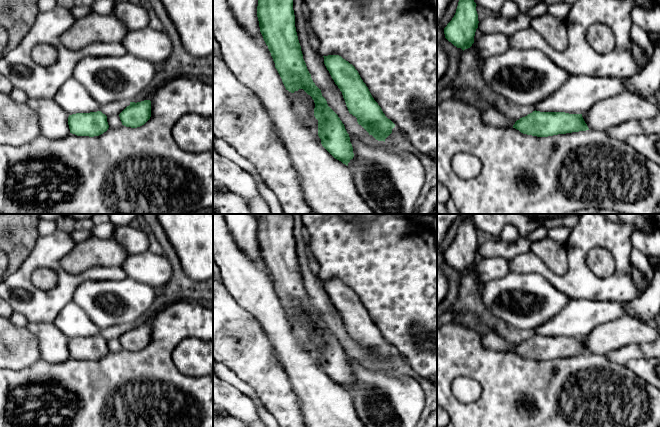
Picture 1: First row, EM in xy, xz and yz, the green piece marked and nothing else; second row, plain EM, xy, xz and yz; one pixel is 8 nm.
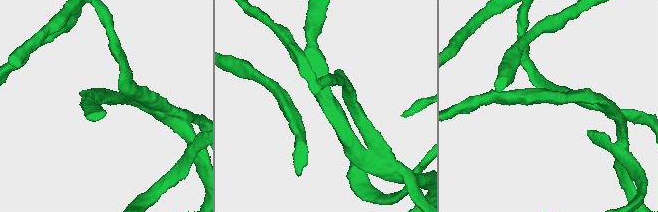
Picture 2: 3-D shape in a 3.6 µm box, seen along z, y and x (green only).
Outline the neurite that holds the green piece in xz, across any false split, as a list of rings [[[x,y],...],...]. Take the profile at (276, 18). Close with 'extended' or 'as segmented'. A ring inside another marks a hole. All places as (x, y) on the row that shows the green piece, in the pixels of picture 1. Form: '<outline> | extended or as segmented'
[[[258,0],[257,17],[260,32],[286,90],[294,93],[303,89],[312,97],[322,146],[348,166],[354,157],[350,137],[307,69],[296,32],[293,0]]] | as segmented

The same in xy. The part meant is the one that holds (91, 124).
[[[101,111],[69,115],[70,133],[77,136],[99,136],[109,128],[107,116]]] | as segmented

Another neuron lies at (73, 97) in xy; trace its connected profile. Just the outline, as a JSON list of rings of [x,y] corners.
[[[75,78],[66,80],[53,98],[69,115],[100,111],[101,105]]]

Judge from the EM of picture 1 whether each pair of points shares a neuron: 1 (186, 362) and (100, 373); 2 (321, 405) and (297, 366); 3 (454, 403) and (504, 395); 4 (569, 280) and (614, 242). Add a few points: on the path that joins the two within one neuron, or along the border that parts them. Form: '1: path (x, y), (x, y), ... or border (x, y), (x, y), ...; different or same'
1: border (180, 341), (172, 361), (194, 376); different
2: path (319, 395), (306, 376); same
3: path (466, 409), (490, 409), (492, 407); same
4: path (577, 265), (577, 256), (591, 242), (599, 242); same

